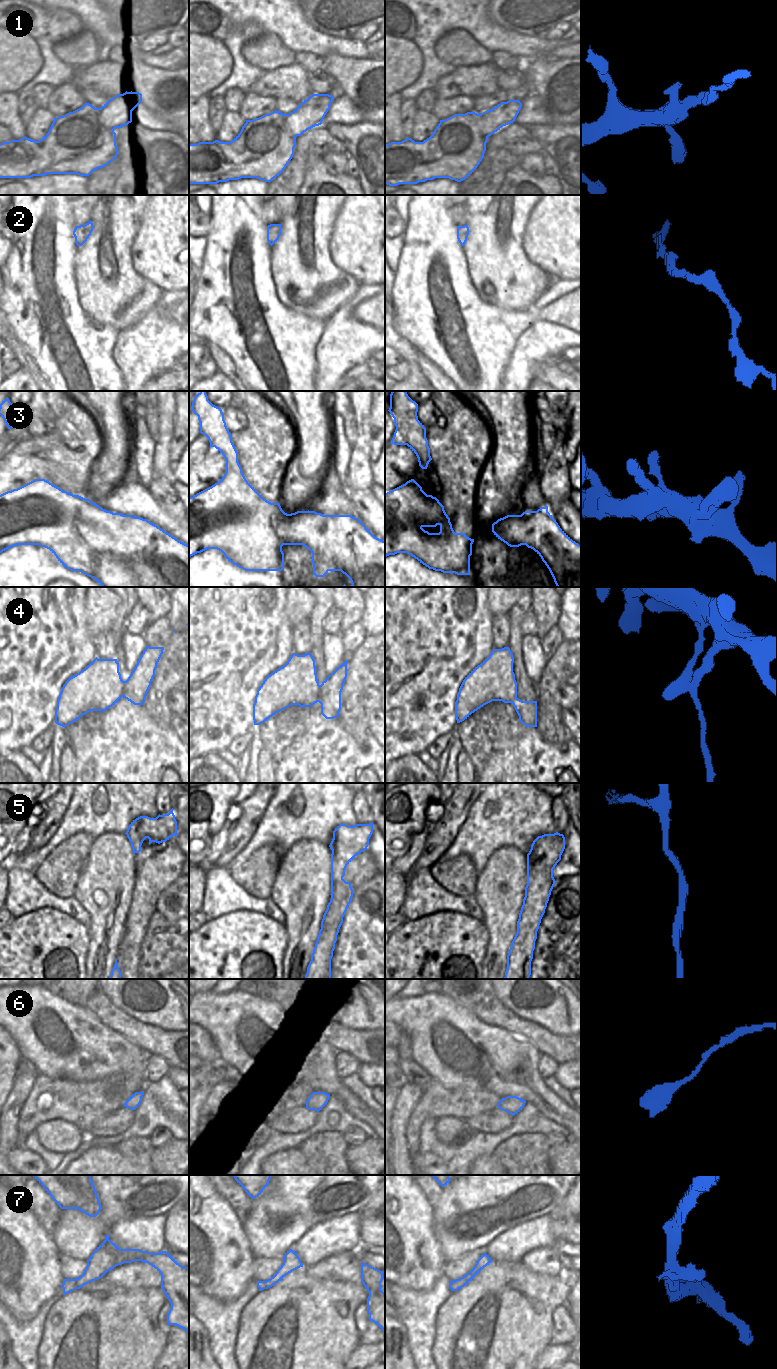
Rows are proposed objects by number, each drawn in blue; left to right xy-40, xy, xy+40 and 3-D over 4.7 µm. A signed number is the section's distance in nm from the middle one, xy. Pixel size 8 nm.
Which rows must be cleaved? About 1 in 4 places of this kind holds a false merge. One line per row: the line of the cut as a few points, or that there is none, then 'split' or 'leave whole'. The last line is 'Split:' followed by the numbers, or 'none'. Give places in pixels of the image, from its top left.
1: cut xy-40 (99, 108), (99, 147); split
2: cut none; leave whole
3: cut none; leave whole
4: cut none; leave whole
5: cut none; leave whole
6: cut none; leave whole
7: cut none; leave whole
Split: 1

